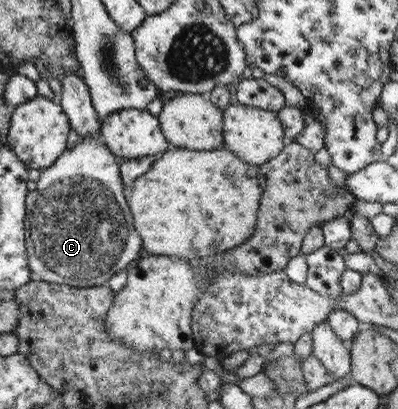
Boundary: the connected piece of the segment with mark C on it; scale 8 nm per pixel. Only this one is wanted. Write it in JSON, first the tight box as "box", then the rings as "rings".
{"box":[22,131,142,288],"rings":[[[96,131],[96,135],[92,135],[92,137],[86,137],[86,139],[84,139],[84,137],[80,137],[76,142],[76,145],[72,146],[70,149],[64,149],[52,165],[45,169],[41,169],[42,173],[40,173],[40,177],[35,180],[36,187],[34,188],[34,191],[26,194],[26,215],[24,215],[24,221],[22,221],[25,236],[24,244],[26,244],[28,256],[27,268],[30,273],[37,273],[42,281],[46,283],[79,288],[96,287],[99,285],[106,285],[106,282],[113,276],[113,274],[125,270],[126,266],[128,266],[128,264],[130,264],[130,262],[138,256],[138,252],[140,252],[140,248],[142,248],[142,242],[140,238],[138,238],[139,234],[136,234],[136,230],[134,230],[132,216],[130,216],[129,206],[127,205],[127,193],[123,190],[123,178],[120,176],[120,161],[121,160],[118,160],[117,157],[108,151],[108,147],[104,145],[101,134],[99,131]]]}

